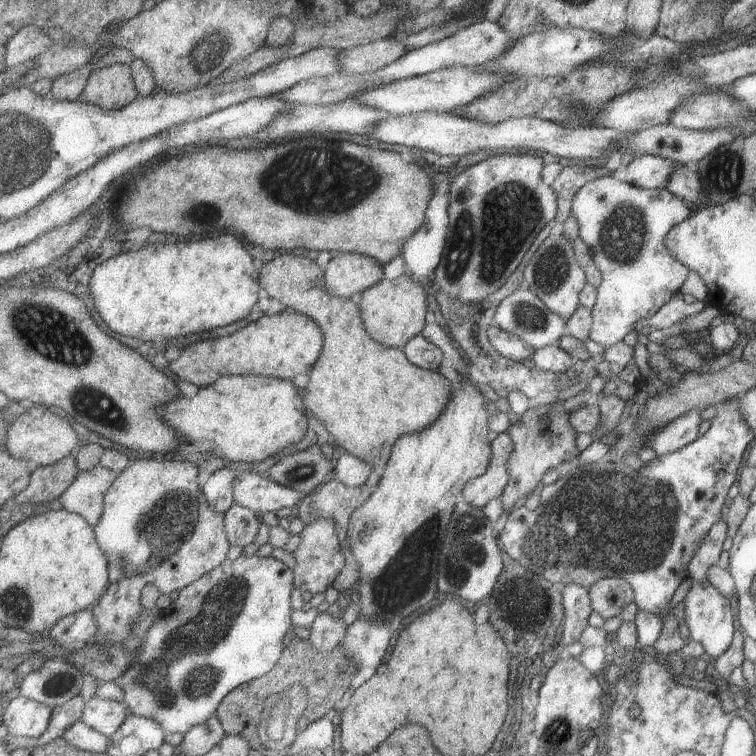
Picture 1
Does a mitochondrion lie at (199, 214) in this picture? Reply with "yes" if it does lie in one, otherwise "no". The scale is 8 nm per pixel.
yes

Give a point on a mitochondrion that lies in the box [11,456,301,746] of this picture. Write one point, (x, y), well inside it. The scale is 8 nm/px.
(219, 607)

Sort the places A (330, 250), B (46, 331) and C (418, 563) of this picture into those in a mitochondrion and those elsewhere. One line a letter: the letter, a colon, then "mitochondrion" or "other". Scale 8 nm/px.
A: other
B: mitochondrion
C: mitochondrion

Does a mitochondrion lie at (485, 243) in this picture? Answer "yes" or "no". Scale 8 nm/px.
yes

